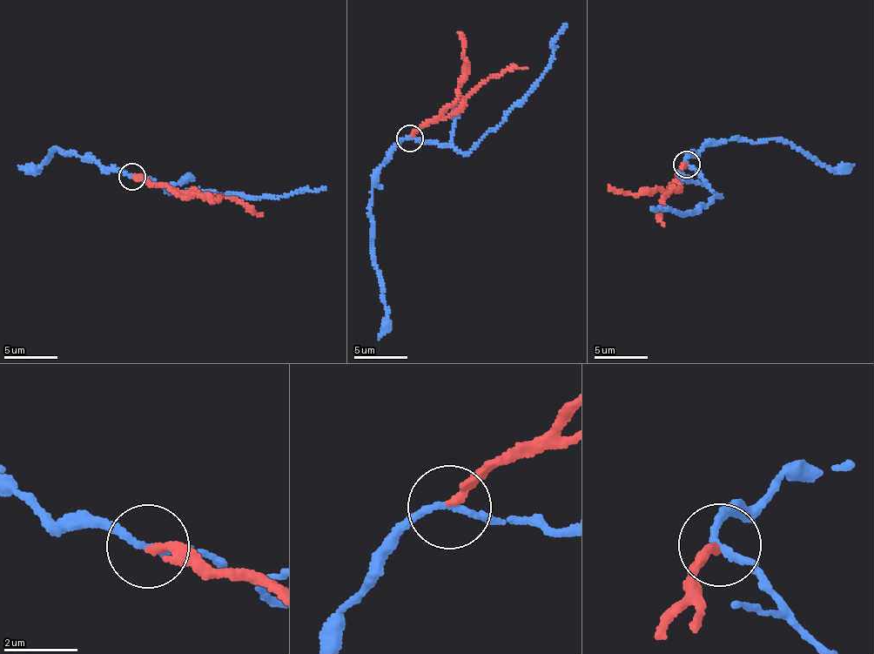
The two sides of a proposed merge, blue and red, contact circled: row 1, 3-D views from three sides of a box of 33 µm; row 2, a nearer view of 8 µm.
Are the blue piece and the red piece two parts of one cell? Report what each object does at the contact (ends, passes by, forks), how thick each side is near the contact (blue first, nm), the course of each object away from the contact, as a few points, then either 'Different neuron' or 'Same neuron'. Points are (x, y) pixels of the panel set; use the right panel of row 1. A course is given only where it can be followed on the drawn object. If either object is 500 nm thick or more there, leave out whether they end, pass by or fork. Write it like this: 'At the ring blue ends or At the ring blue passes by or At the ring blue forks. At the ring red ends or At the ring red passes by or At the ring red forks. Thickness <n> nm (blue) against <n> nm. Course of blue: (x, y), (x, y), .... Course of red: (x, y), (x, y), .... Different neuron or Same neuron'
At the ring blue passes by. At the ring red ends. Thickness 160 nm (blue) against 280 nm. Course of blue: (687, 165), (697, 171), (706, 185), (720, 197), (682, 216), (670, 207), (651, 207). Course of red: (684, 165), (681, 188), (662, 200), (664, 225). Different neuron

